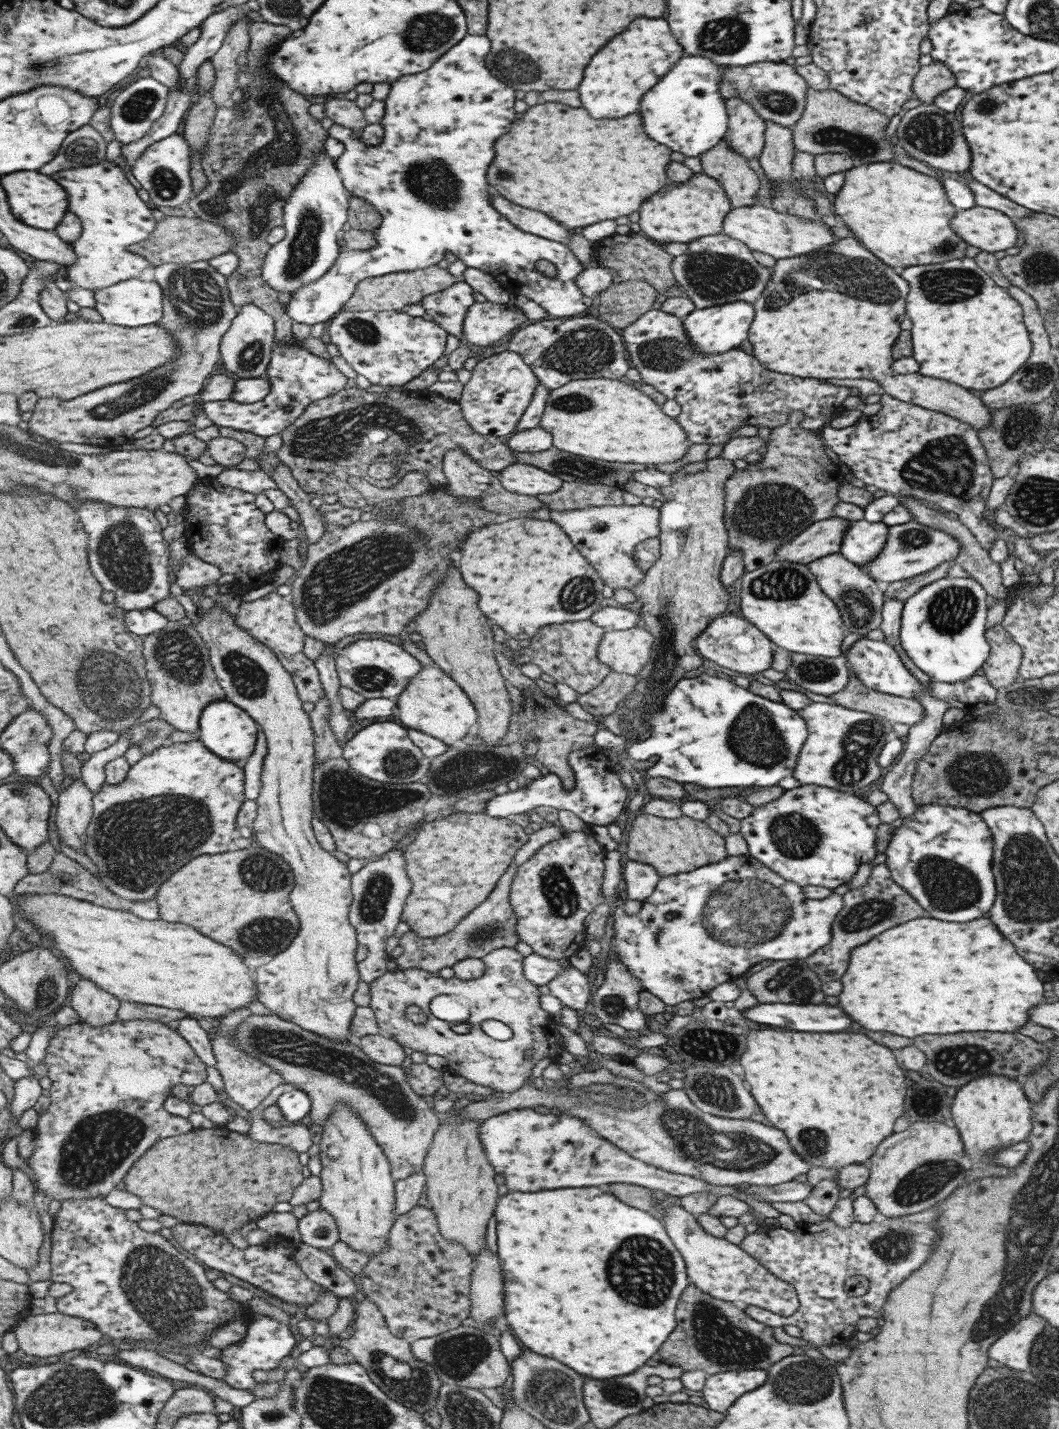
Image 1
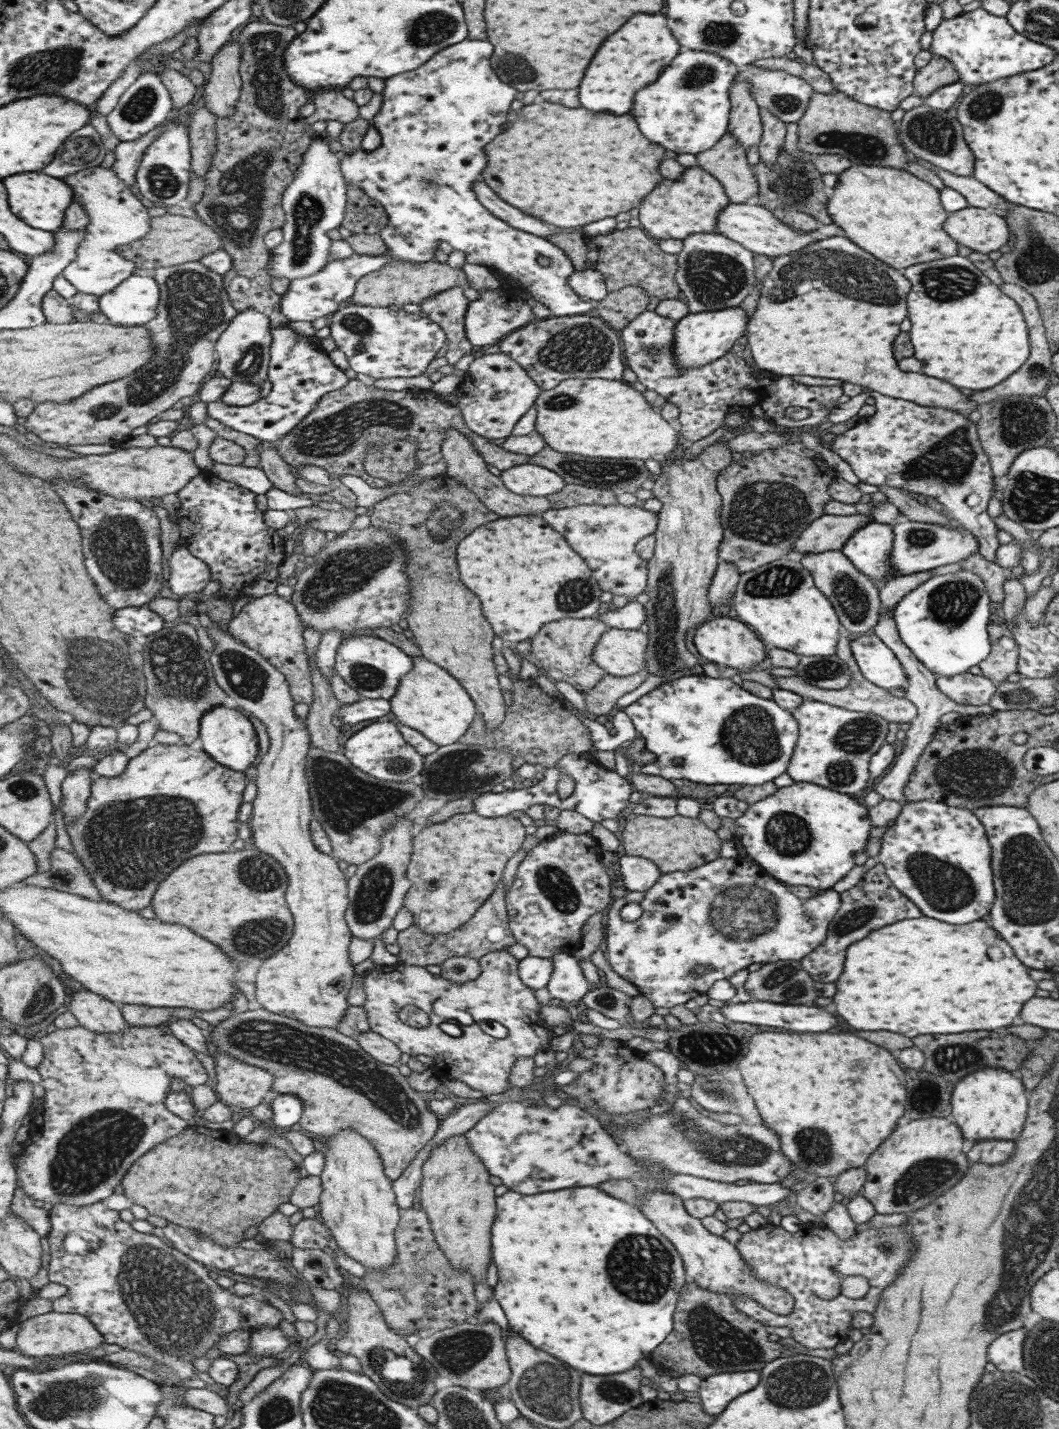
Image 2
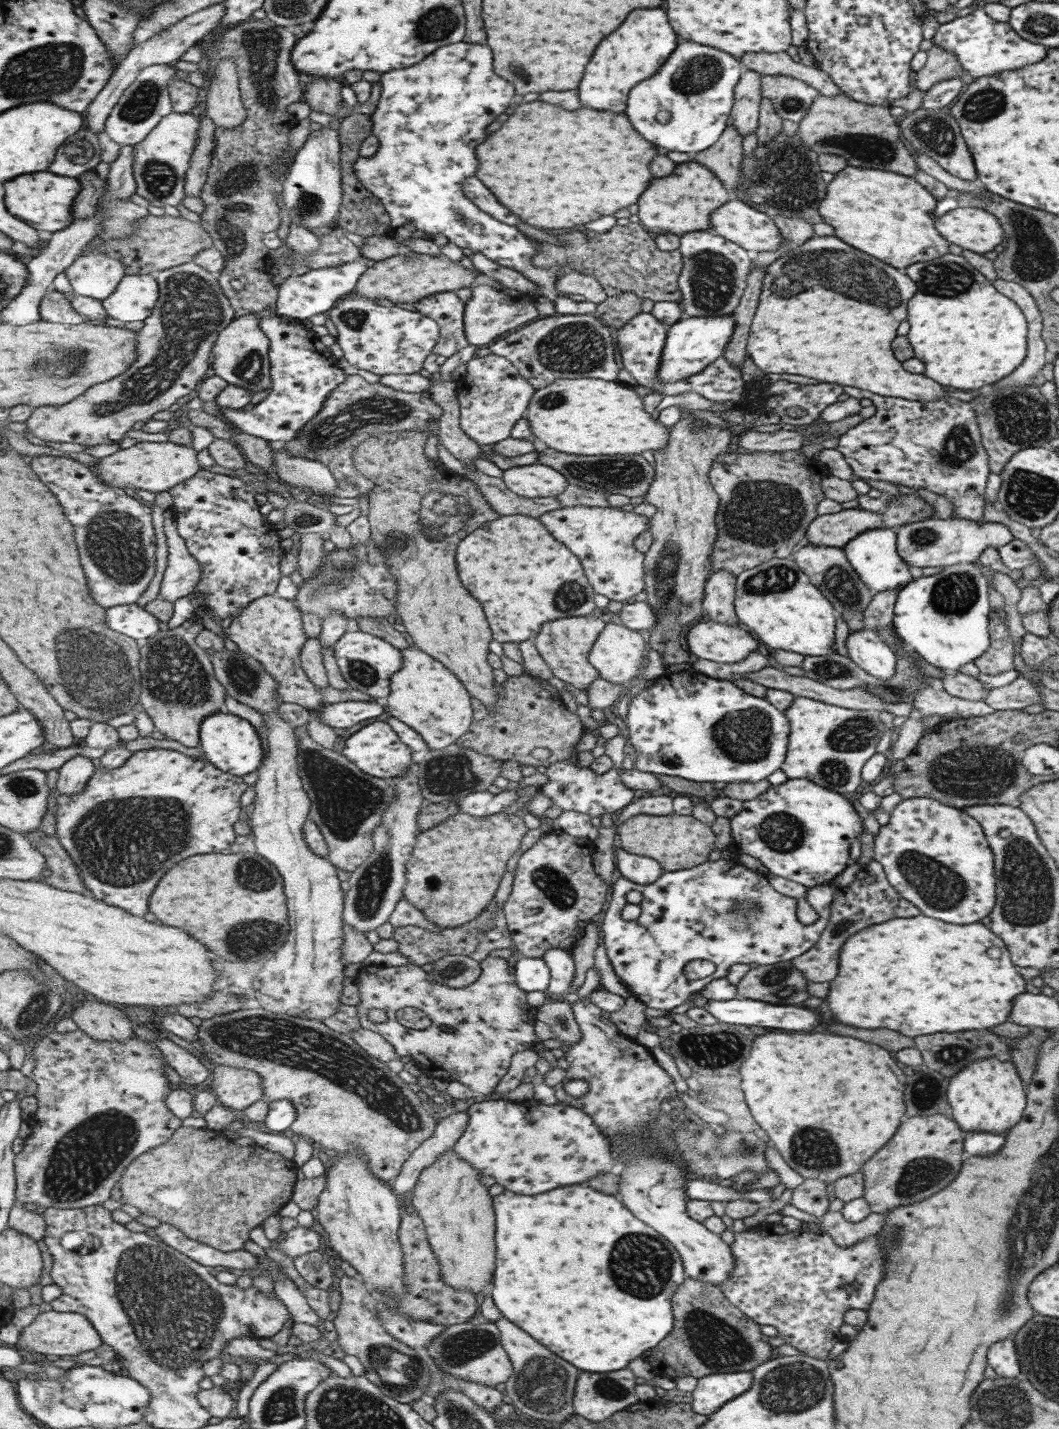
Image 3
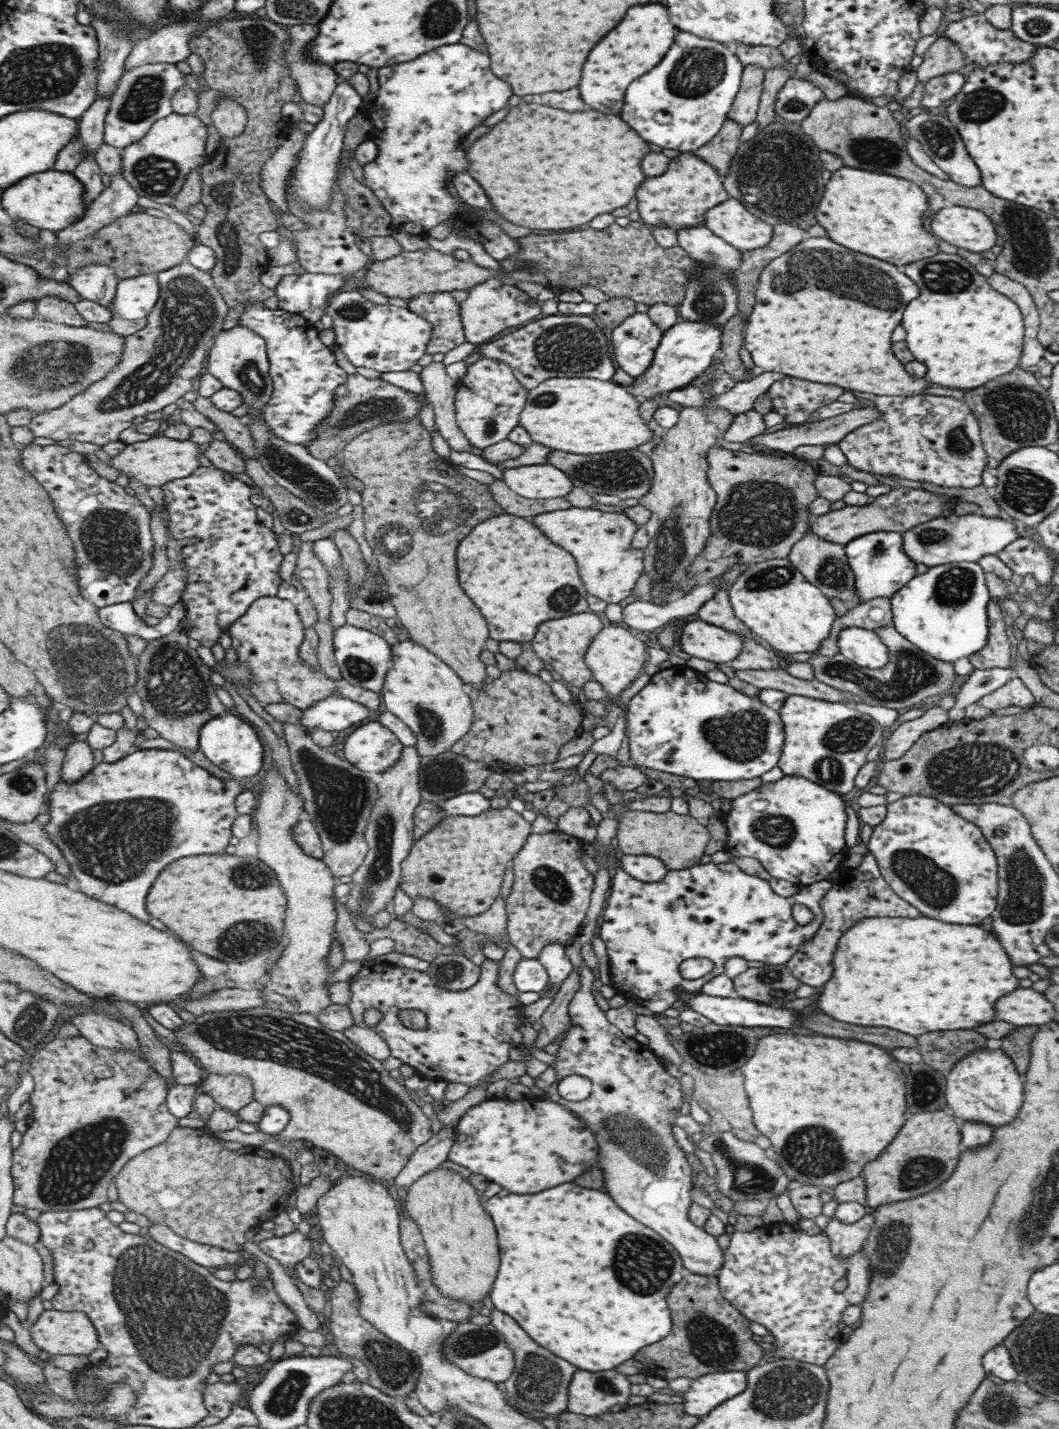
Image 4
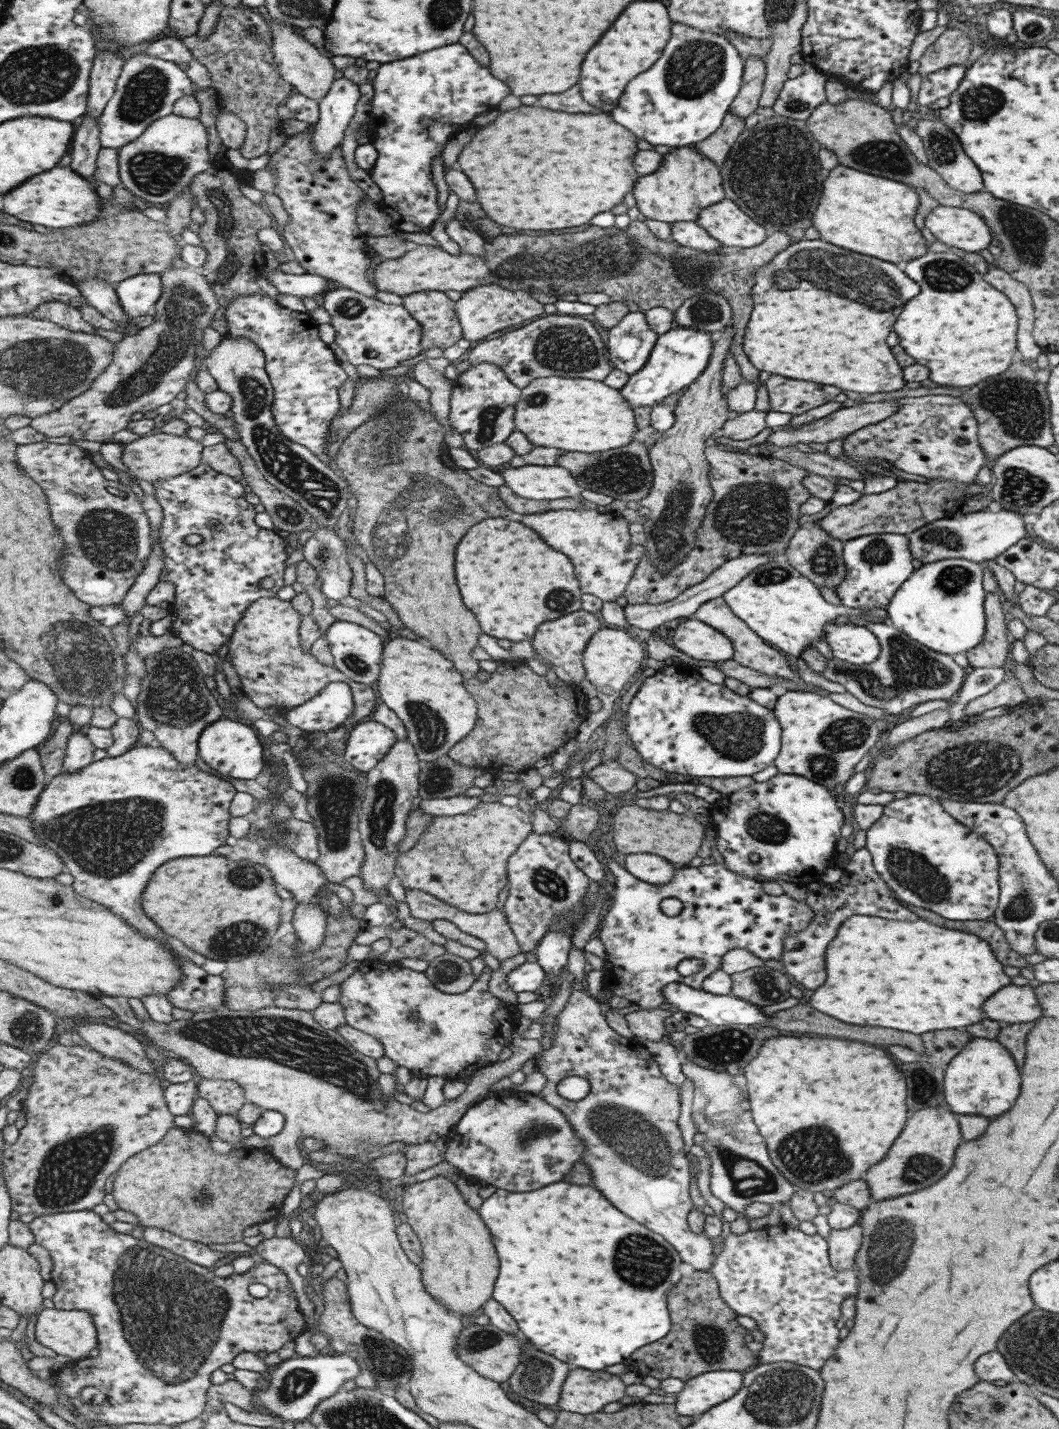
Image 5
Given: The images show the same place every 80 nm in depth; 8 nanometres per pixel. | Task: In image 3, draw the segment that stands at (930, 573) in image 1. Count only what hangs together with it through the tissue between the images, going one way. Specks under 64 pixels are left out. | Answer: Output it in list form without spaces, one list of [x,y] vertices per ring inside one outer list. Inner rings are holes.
[[[896,586],[891,590],[874,593],[869,604],[865,606],[861,613],[865,629],[877,631],[892,622],[895,597],[903,587]]]

